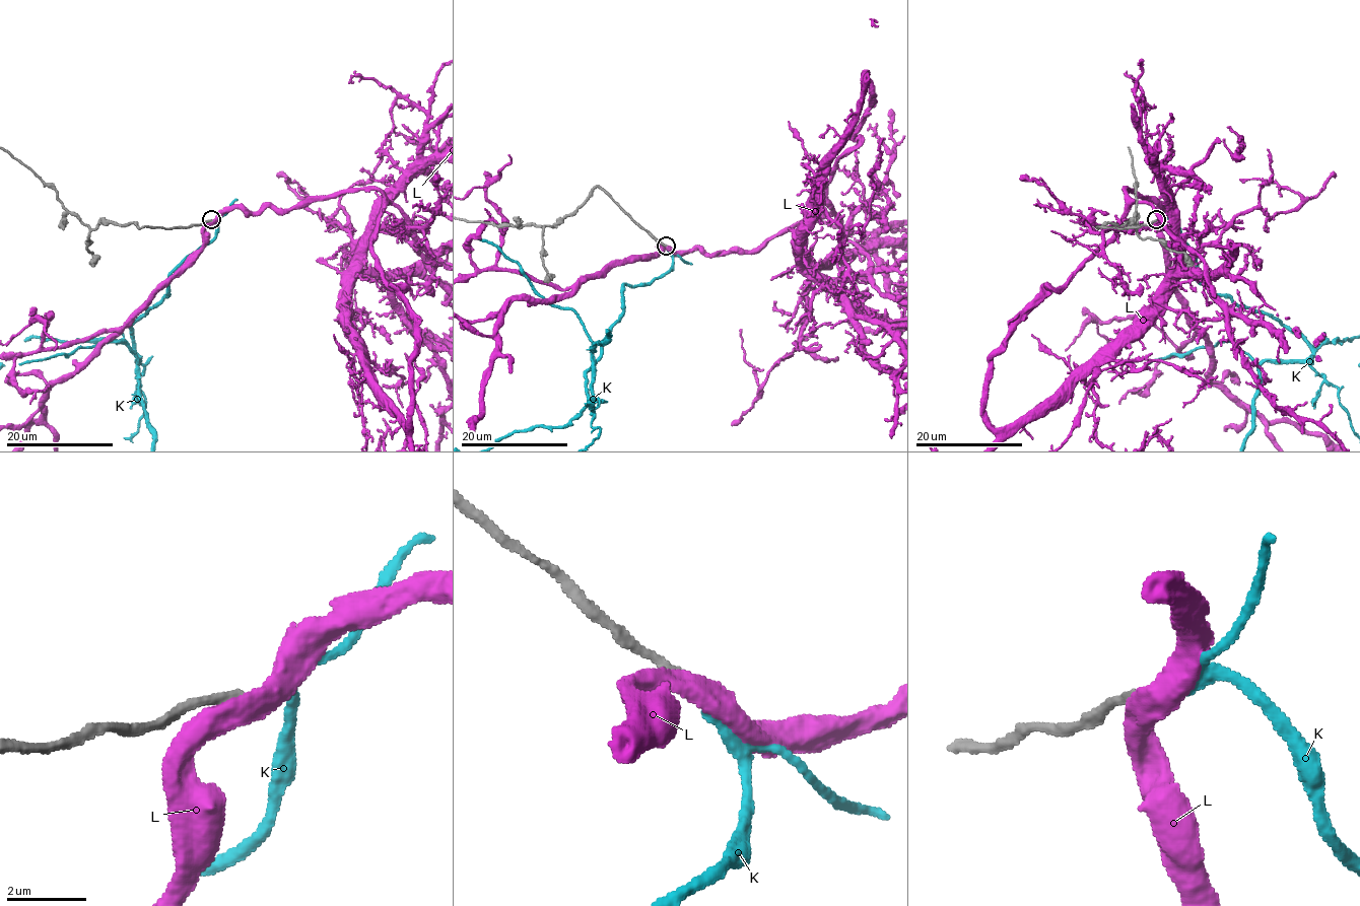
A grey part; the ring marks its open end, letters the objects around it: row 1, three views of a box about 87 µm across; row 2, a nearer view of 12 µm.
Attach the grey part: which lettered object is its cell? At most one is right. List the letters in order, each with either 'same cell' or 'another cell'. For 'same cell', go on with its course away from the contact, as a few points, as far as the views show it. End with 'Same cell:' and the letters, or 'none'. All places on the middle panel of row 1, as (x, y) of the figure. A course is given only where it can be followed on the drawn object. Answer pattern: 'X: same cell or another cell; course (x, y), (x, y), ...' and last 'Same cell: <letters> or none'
K: another cell
L: another cell
Same cell: none

